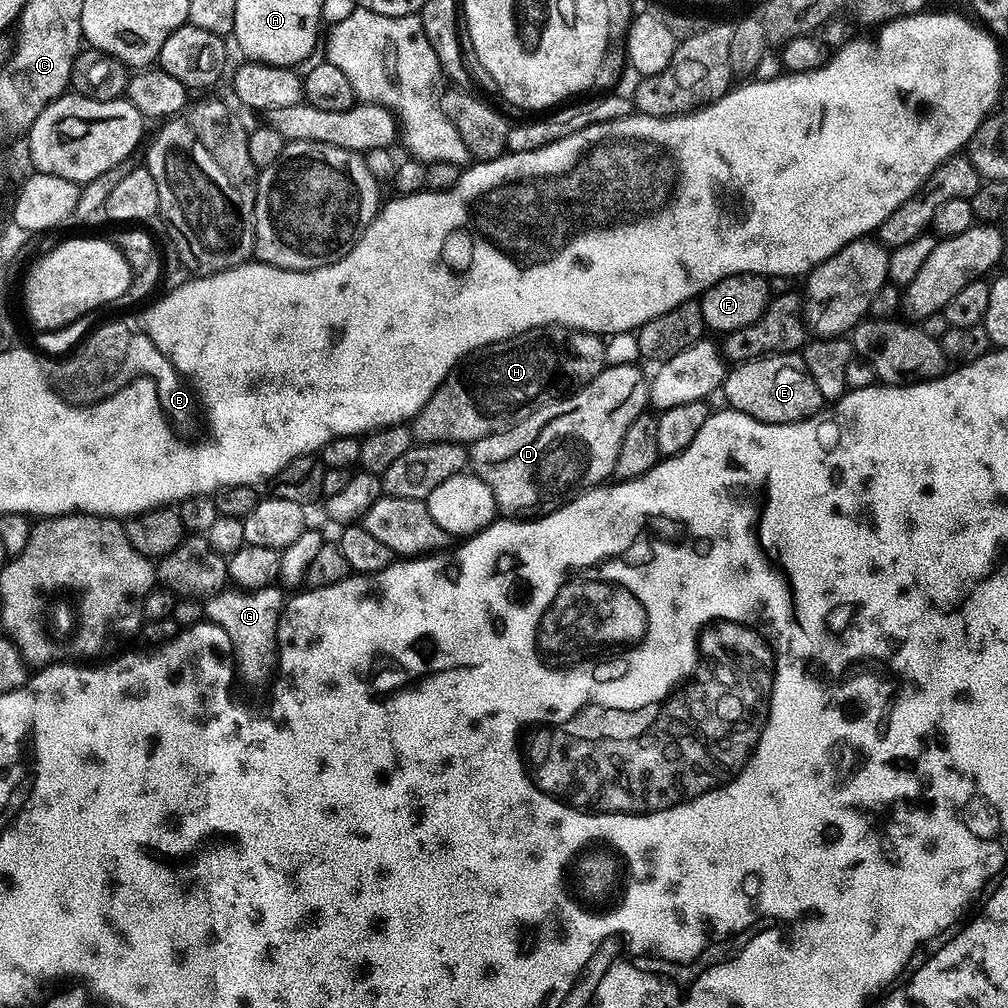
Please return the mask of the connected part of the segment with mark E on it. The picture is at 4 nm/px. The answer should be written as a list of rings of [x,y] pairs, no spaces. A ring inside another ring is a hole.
[[[773,352],[759,356],[727,369],[722,393],[728,399],[727,407],[767,424],[793,424],[815,416],[825,407],[826,401],[818,394],[810,370],[806,370],[803,355],[795,352]]]

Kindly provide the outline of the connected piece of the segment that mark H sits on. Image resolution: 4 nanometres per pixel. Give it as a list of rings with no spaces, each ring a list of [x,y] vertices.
[[[549,324],[546,328],[535,328],[529,332],[518,334],[514,338],[506,338],[502,342],[488,344],[485,348],[480,348],[478,351],[465,356],[456,367],[450,370],[450,374],[441,382],[438,386],[438,390],[434,390],[434,394],[428,399],[426,406],[422,406],[420,413],[410,422],[412,439],[422,444],[459,444],[461,446],[468,446],[471,445],[473,440],[481,440],[490,434],[506,430],[510,426],[522,422],[522,418],[526,418],[534,410],[538,410],[544,404],[550,404],[554,400],[559,400],[561,396],[588,385],[588,383],[606,367],[604,346],[605,341],[601,339],[597,333],[579,332],[576,328],[564,328],[561,324]]]

